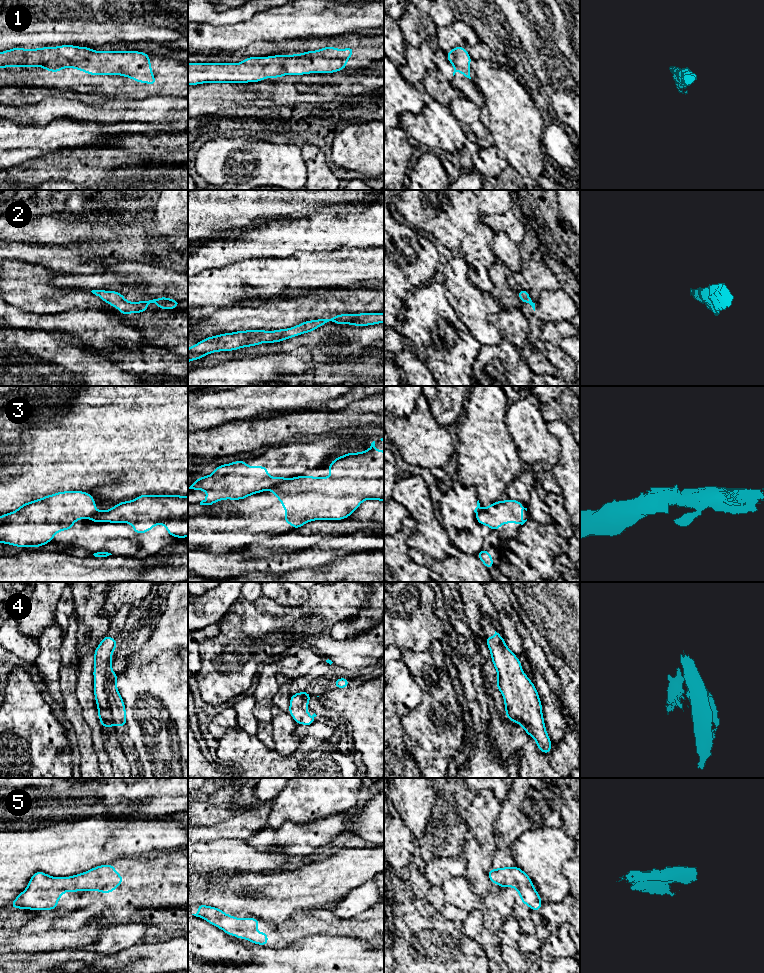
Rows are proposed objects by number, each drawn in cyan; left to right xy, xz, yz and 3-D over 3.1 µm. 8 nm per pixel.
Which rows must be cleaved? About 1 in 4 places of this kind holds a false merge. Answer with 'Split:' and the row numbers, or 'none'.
Split: 3

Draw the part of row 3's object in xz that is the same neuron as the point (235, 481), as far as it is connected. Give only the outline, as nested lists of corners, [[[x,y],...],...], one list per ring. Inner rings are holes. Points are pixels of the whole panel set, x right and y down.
[[[238,460],[216,466],[212,474],[197,478],[188,486],[188,491],[206,491],[208,496],[200,505],[212,505],[225,499],[242,500],[290,479],[269,477],[267,466],[246,466],[245,463],[246,460]]]

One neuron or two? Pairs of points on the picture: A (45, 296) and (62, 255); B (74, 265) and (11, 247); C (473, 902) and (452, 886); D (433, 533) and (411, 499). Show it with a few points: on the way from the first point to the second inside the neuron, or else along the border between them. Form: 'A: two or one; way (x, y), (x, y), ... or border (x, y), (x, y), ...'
A: two; border (33, 264), (45, 266), (61, 274)
B: one; way (58, 258), (27, 252)
C: one; way (468, 900), (457, 891)
D: one; way (428, 525), (425, 514), (419, 507)

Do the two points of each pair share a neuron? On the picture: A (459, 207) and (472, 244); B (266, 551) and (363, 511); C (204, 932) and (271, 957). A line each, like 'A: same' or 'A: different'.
A: same
B: same
C: different

